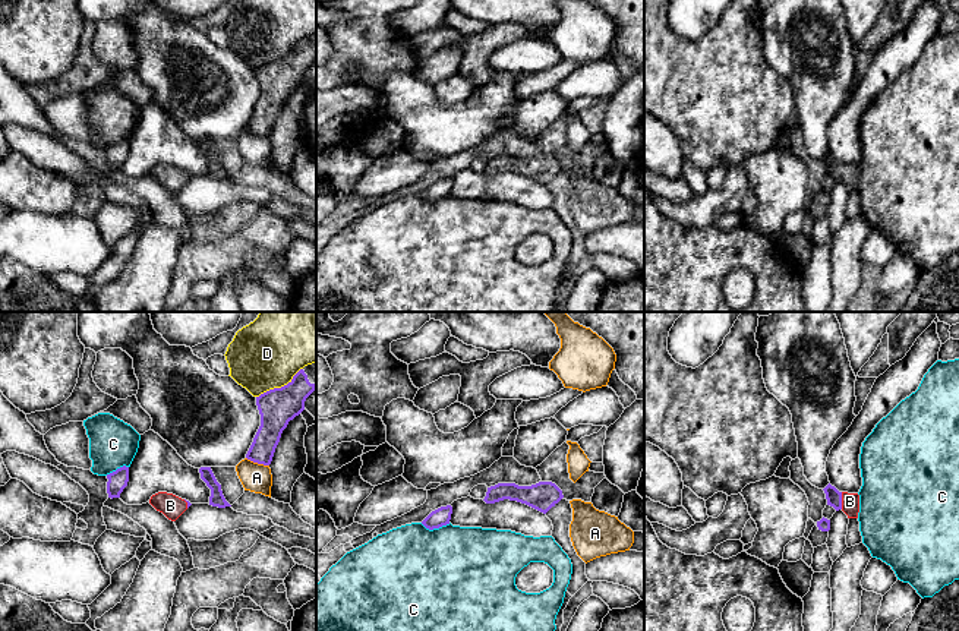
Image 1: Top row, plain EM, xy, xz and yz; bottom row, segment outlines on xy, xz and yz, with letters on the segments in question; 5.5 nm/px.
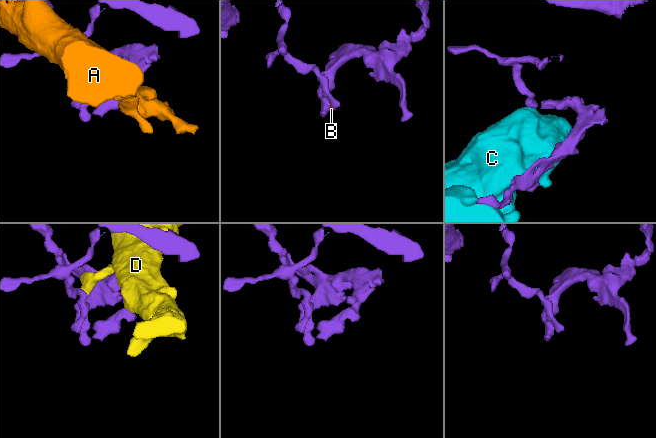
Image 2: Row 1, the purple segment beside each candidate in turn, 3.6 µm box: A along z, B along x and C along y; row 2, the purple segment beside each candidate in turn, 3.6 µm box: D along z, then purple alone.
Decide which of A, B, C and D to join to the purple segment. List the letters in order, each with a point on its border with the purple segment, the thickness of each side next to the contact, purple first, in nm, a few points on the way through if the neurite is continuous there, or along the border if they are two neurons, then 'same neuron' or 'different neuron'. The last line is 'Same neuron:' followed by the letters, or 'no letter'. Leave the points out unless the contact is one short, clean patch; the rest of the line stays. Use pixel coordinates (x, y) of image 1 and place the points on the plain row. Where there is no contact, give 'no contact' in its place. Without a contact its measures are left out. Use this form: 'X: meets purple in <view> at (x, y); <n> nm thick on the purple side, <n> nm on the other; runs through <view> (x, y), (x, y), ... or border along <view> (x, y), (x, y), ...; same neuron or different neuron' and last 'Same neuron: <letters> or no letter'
A: meets purple in xy at (258, 135); 150 nm thick on the purple side, 160 nm on the other; different neuron
B: meets purple in yz at (841, 173); 90 nm thick on the purple side, 100 nm on the other; same neuron
C: meets purple in xz at (435, 199); 100 nm thick on the purple side, 480 nm on the other; different neuron
D: meets purple in xy at (278, 60); 200 nm thick on the purple side, 340 nm on the other; different neuron
Same neuron: B

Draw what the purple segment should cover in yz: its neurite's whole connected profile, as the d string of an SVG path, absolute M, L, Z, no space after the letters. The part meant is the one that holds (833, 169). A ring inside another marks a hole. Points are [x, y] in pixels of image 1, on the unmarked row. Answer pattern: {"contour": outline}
{"contour": "M830 155L823 163L826 165L827 177L833 179L836 183L842 182L848 187L848 190L858 190L858 165L839 164Z"}

